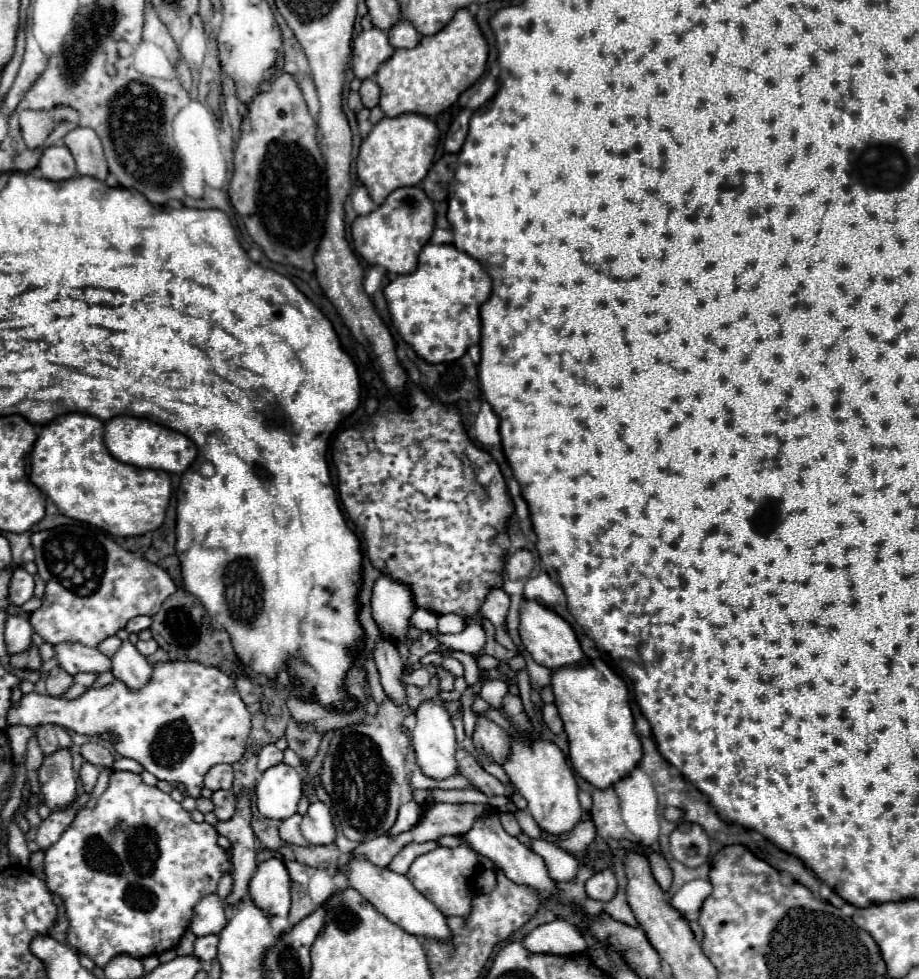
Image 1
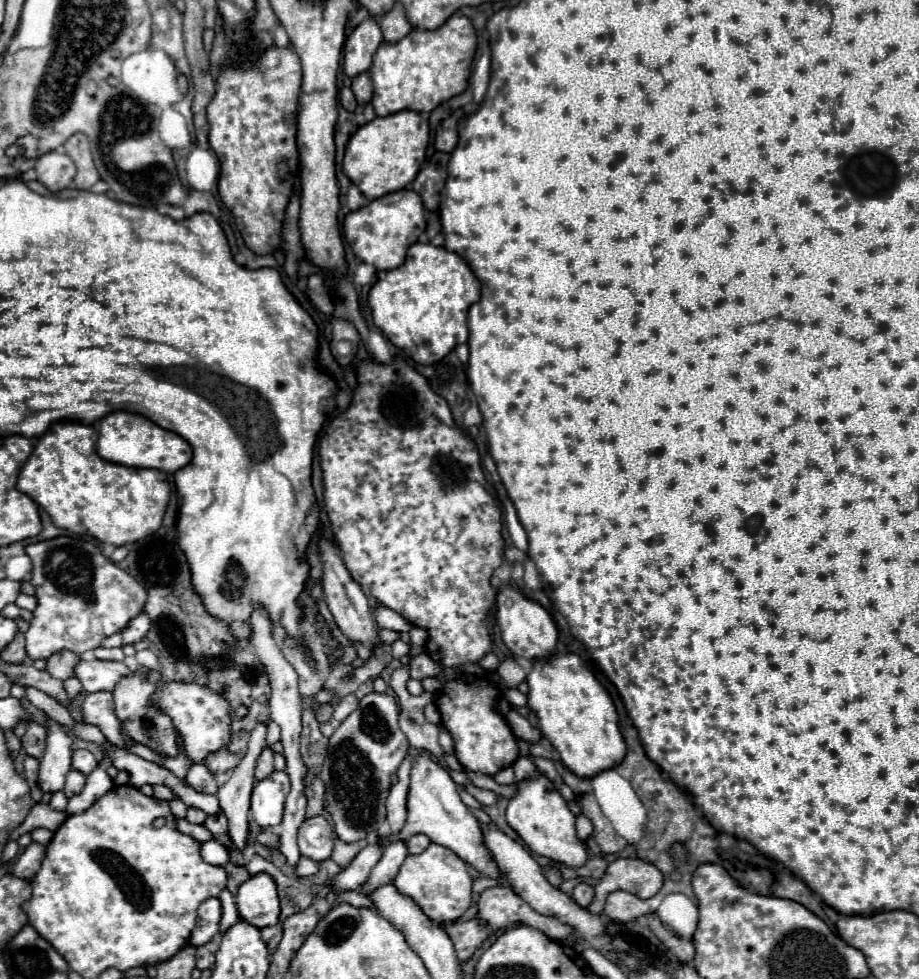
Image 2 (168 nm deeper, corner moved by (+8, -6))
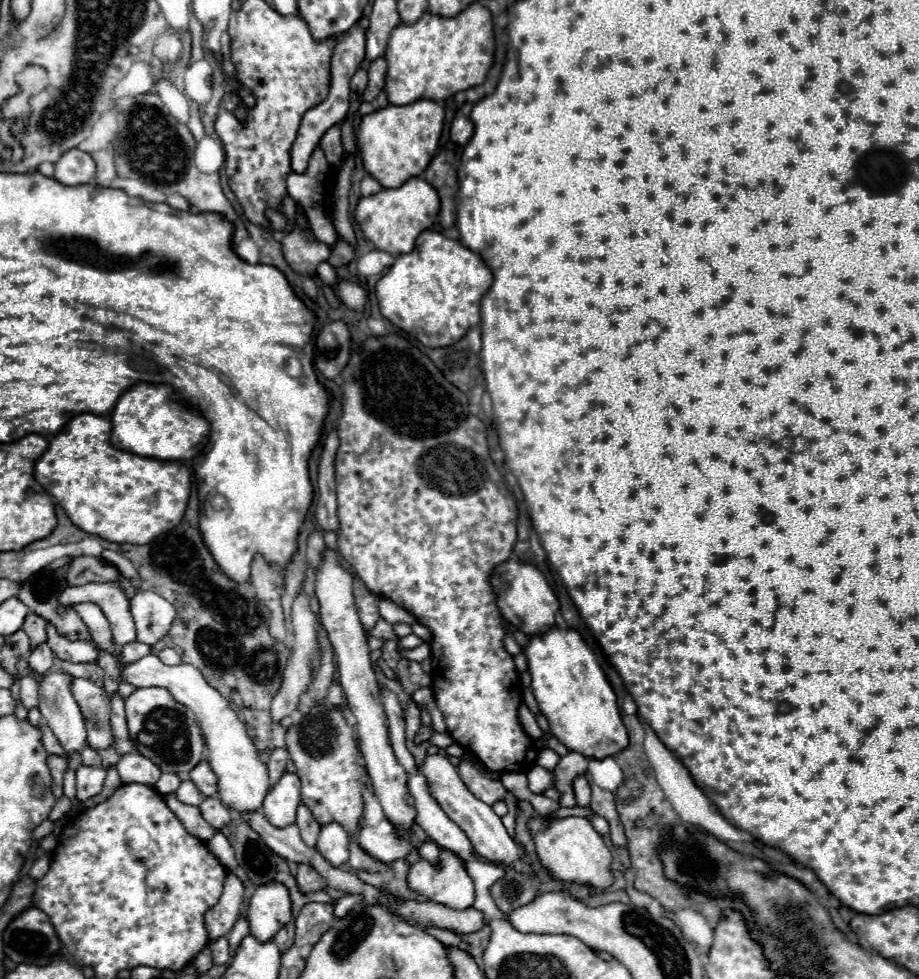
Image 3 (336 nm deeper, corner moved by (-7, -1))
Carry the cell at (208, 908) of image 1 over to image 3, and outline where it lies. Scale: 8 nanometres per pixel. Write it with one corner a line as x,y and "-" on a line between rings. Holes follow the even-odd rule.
228,871
226,879
224,879
224,891
220,895
220,901
214,907
210,907
204,915
206,929
208,929
208,935
212,941
228,935
232,931
232,927
240,915
242,895
244,895
242,881
234,873

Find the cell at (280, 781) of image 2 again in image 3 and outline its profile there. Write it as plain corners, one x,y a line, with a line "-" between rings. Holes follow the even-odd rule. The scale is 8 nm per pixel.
284,773
282,779
266,795
262,811
274,827
288,827
296,821
298,805
300,805
300,779
298,775

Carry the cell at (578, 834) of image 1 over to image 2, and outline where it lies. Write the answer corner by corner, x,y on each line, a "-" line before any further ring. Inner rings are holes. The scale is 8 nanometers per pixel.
579,814
579,816
577,816
577,838
585,842
585,840
591,836
591,832
593,832
593,824
589,822
587,816

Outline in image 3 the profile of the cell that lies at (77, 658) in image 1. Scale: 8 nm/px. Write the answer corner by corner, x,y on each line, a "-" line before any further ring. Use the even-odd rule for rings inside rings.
146,655
136,663
128,663
122,669
122,681
132,683
134,687
164,687
170,691
170,695
190,709
196,715
196,721
202,729
206,747
208,747
208,765
212,767
214,775
218,777
218,795
220,801
236,811
236,813
252,813
262,807
262,801
270,789
268,781
268,769
264,761
260,759
260,753
254,745
254,739
248,735
246,725
238,719
236,711
232,711
230,701
224,699
208,681
204,675
186,663
180,665
164,665
156,655

